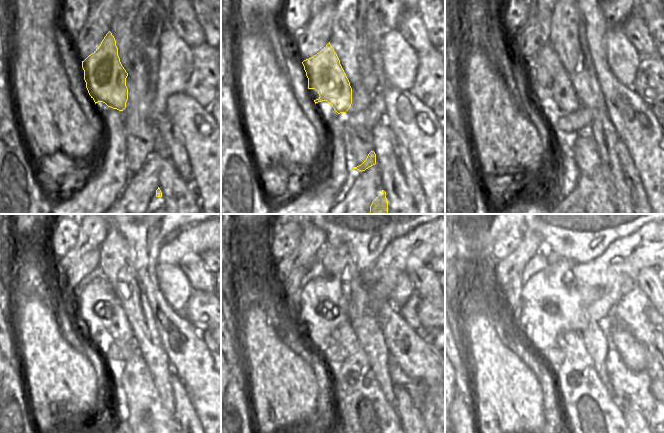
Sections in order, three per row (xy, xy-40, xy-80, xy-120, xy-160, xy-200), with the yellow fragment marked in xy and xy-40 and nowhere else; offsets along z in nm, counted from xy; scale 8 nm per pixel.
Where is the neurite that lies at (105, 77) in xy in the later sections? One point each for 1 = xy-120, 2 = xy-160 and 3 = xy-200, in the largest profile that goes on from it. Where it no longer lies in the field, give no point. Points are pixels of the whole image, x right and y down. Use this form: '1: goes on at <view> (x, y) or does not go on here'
1: goes on at xy-120 (112, 315)
2: goes on at xy-160 (362, 408)
3: goes on at xy-200 (592, 417)

